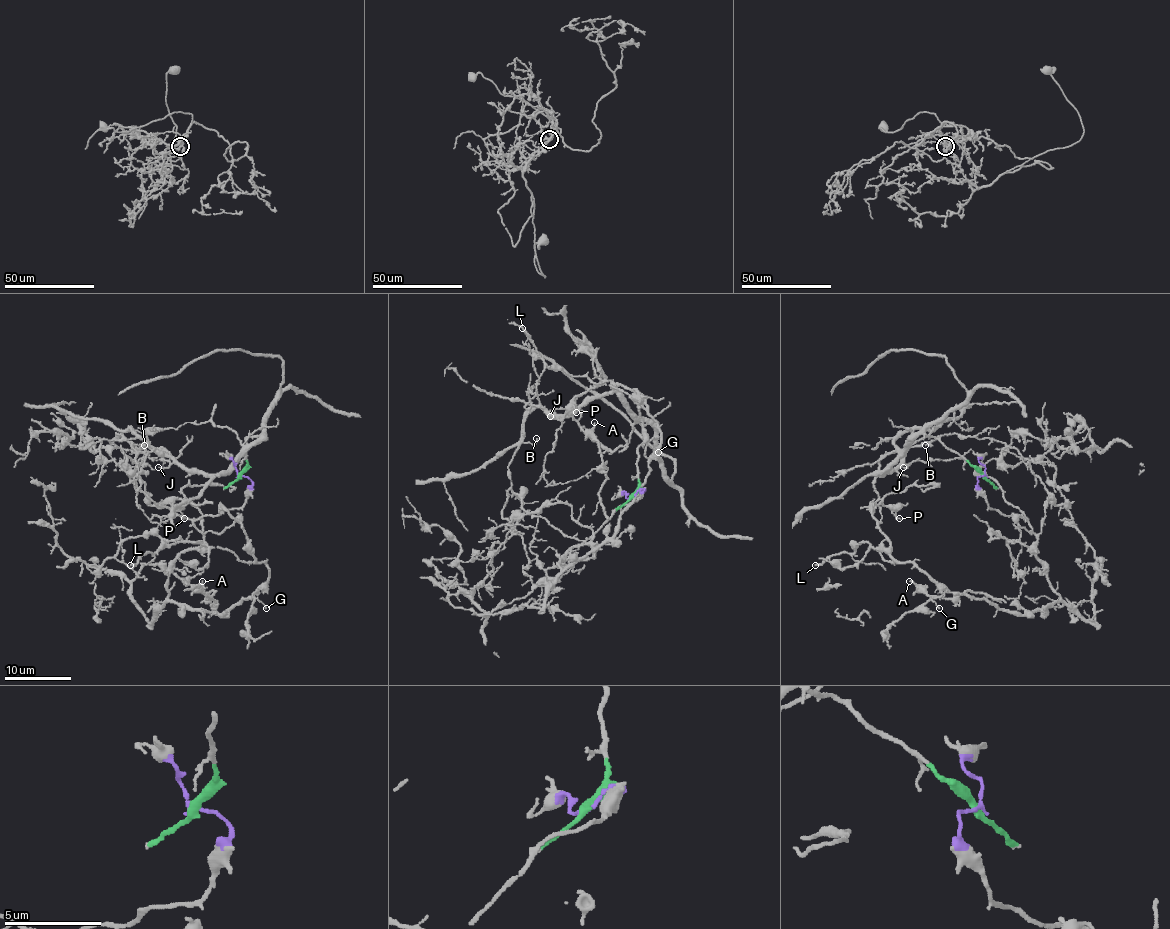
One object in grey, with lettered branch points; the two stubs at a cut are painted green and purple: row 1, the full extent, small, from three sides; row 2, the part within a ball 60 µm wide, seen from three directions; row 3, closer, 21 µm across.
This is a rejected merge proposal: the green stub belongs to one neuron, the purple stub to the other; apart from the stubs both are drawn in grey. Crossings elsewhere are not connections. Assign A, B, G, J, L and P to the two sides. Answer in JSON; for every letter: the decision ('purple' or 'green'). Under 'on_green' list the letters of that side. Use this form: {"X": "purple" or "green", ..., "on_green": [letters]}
{"A": "purple", "B": "green", "G": "purple", "J": "green", "L": "purple", "P": "purple", "on_green": ["B", "J"]}

